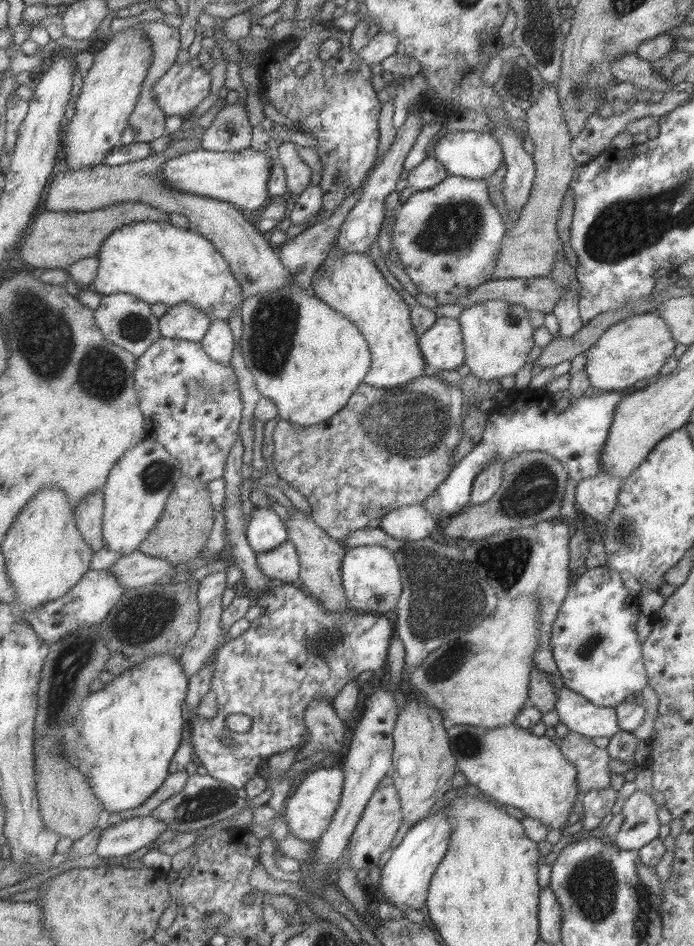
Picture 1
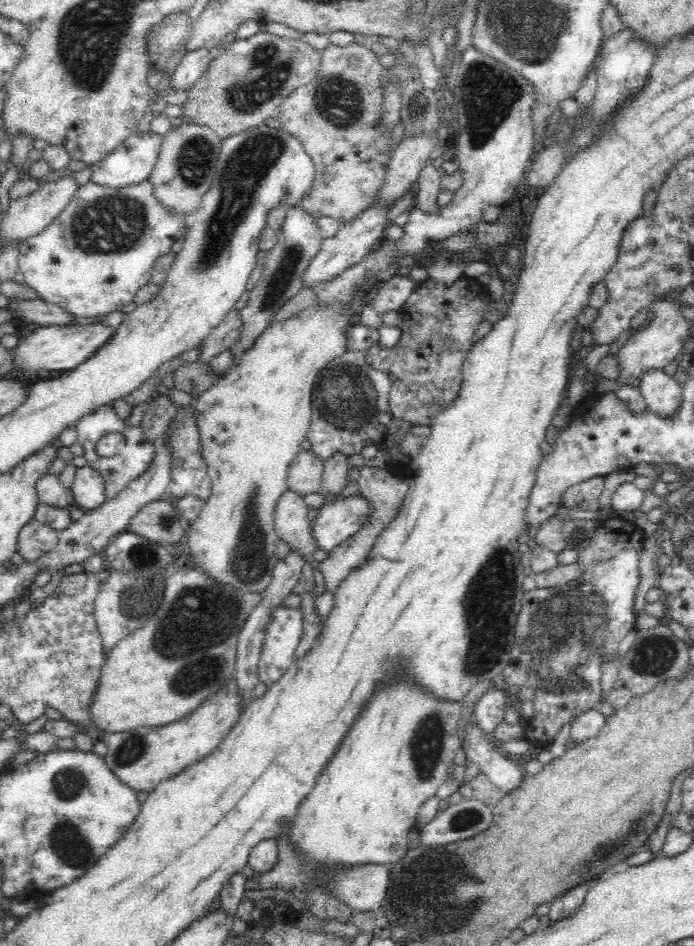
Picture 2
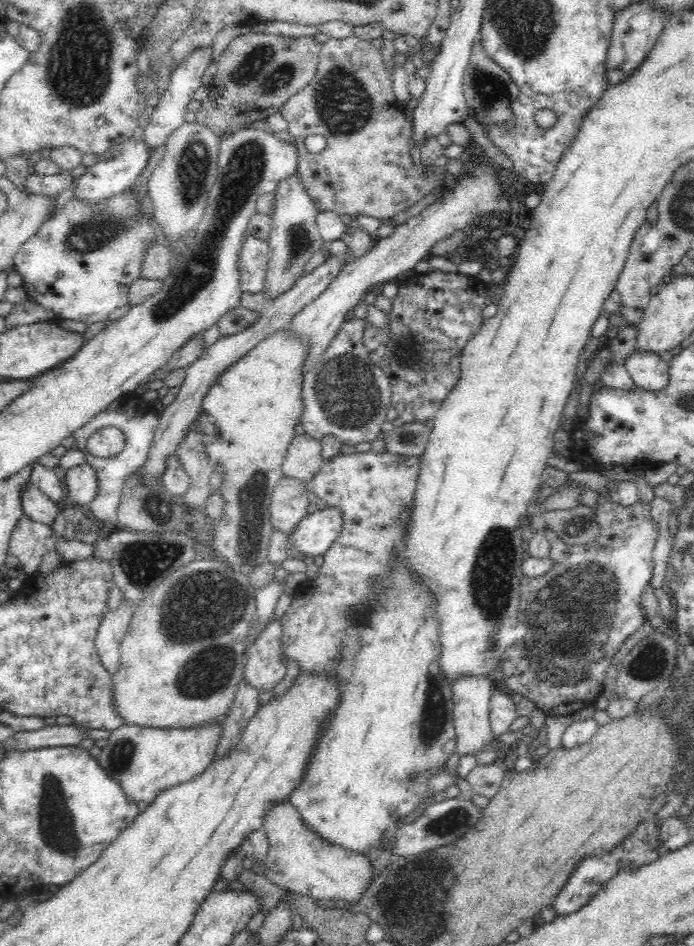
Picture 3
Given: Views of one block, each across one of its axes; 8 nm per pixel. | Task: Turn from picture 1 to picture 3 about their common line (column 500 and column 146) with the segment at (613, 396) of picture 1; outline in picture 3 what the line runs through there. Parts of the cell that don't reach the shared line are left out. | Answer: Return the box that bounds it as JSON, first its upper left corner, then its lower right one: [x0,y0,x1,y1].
[73,391,159,529]

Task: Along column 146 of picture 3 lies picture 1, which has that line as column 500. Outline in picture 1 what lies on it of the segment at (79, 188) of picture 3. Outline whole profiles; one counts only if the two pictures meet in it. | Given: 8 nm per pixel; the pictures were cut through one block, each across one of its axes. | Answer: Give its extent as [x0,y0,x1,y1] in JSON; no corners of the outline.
[431,130,503,180]

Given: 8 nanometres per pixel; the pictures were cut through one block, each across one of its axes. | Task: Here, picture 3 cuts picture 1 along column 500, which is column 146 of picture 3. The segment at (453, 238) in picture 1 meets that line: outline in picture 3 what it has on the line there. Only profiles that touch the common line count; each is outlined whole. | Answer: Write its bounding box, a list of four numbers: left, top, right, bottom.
[13,190,163,326]

